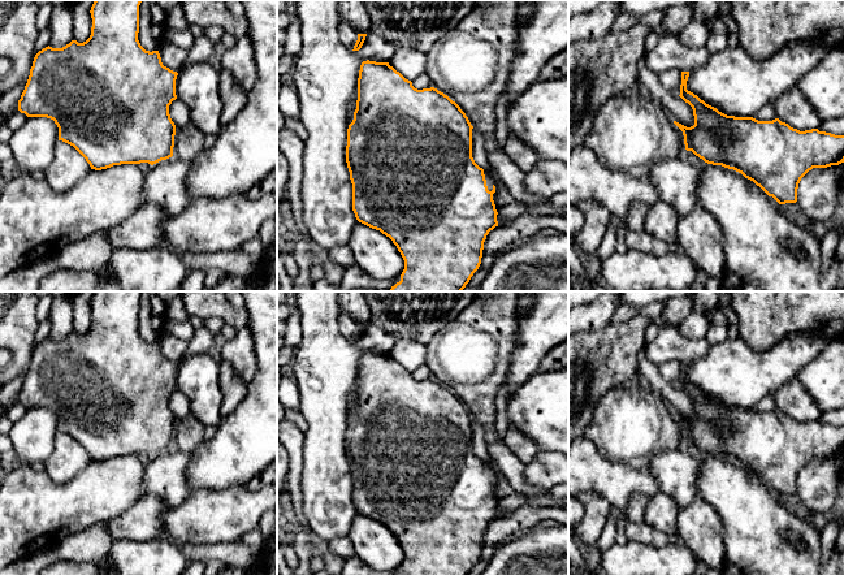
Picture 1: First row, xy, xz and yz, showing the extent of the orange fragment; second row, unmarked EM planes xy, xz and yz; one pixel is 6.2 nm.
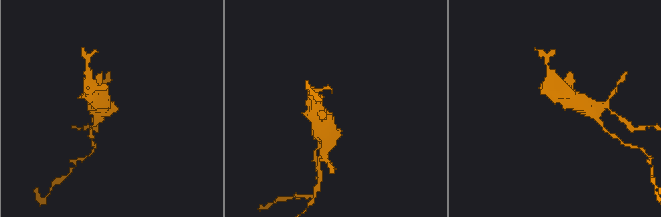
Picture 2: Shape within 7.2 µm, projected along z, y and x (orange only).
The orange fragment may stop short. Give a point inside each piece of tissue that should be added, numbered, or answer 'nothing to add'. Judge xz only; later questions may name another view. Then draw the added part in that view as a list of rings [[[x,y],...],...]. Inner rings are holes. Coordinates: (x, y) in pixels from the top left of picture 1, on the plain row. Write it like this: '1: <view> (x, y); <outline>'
1: xz (490, 471); [[[484,464],[484,466],[485,466],[488,481],[489,481],[489,483],[492,483],[493,480],[495,481],[495,484],[493,485],[493,492],[494,492],[494,496],[495,496],[495,501],[497,501],[497,503],[498,503],[498,500],[499,500],[499,498],[498,498],[497,494],[495,494],[495,490],[497,490],[497,471],[495,471],[494,466],[486,466],[486,464]]]

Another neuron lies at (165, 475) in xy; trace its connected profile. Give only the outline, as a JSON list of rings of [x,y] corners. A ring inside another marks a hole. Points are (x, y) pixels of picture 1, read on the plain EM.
[[[174,448],[153,455],[144,470],[144,496],[156,494],[170,507],[183,503],[191,492],[187,481],[187,466],[191,459],[192,453]]]

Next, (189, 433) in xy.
[[[190,412],[185,419],[176,420],[173,448],[192,453],[204,441],[204,425]]]

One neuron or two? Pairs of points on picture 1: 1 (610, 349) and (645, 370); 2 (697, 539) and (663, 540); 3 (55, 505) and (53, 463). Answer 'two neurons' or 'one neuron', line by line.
1: two neurons
2: two neurons
3: two neurons

